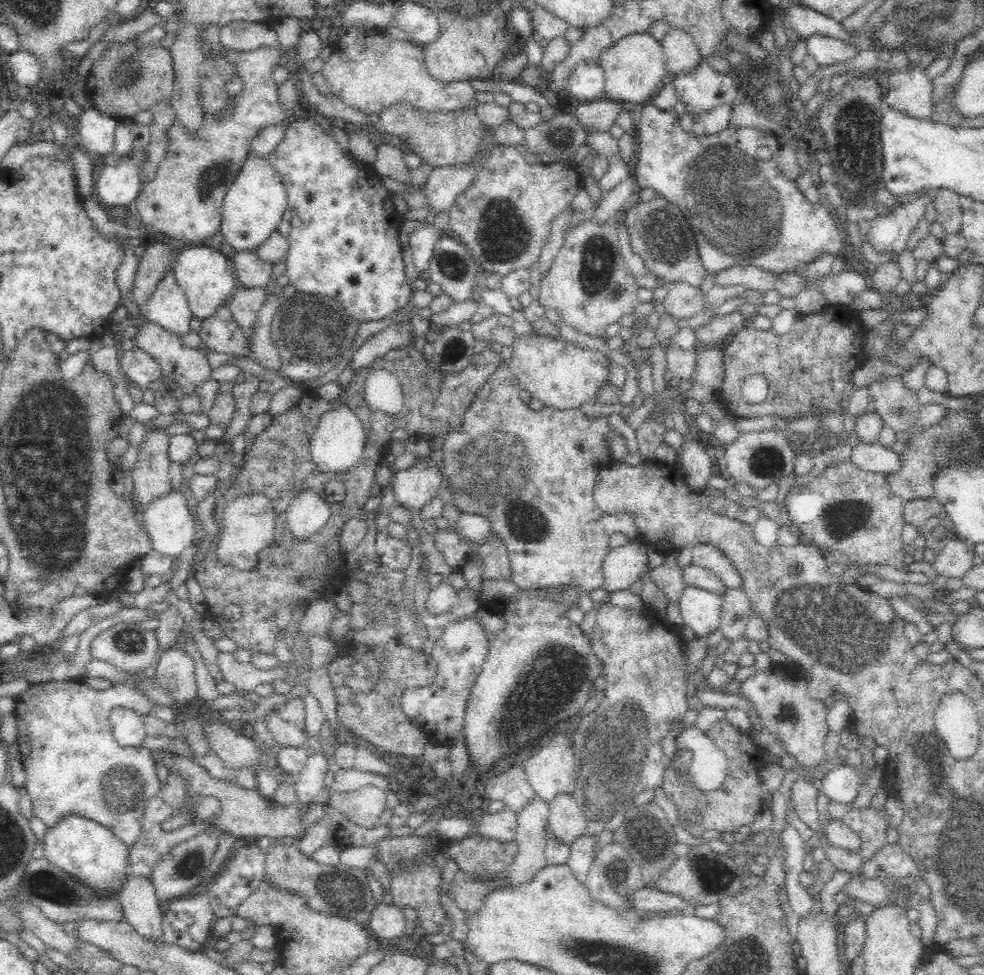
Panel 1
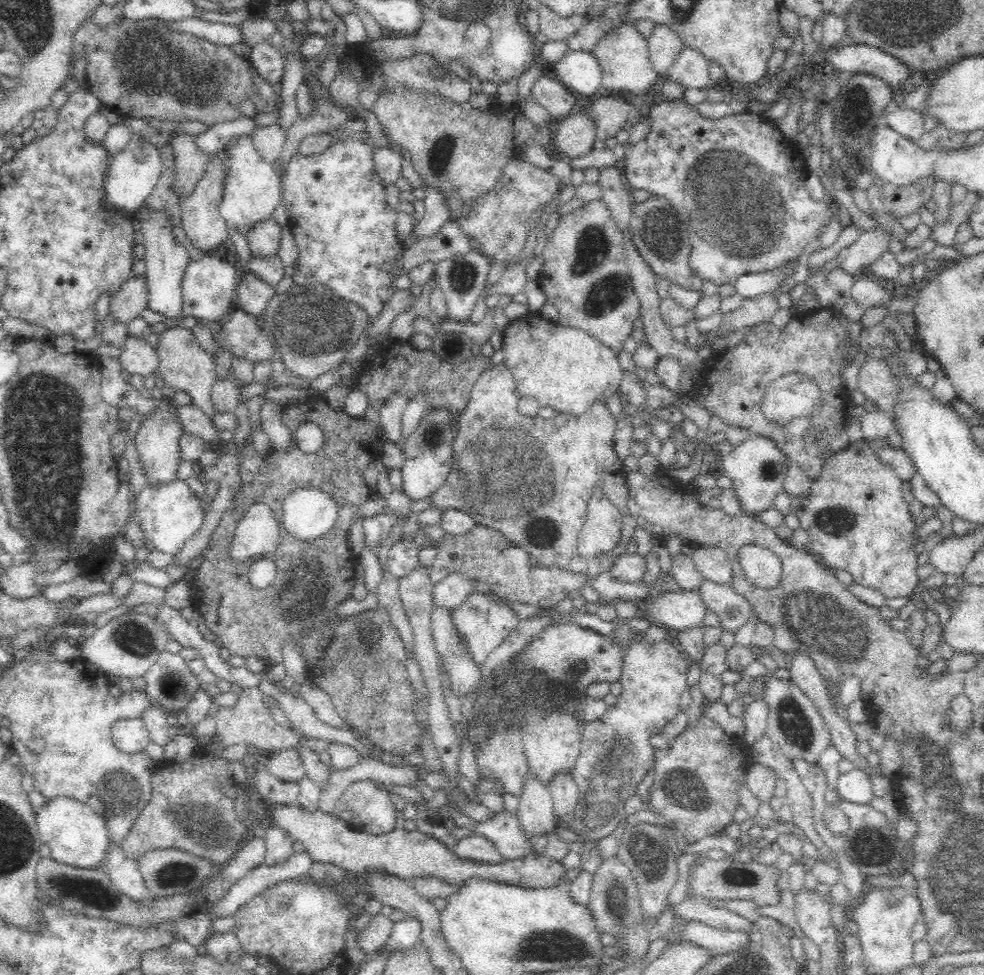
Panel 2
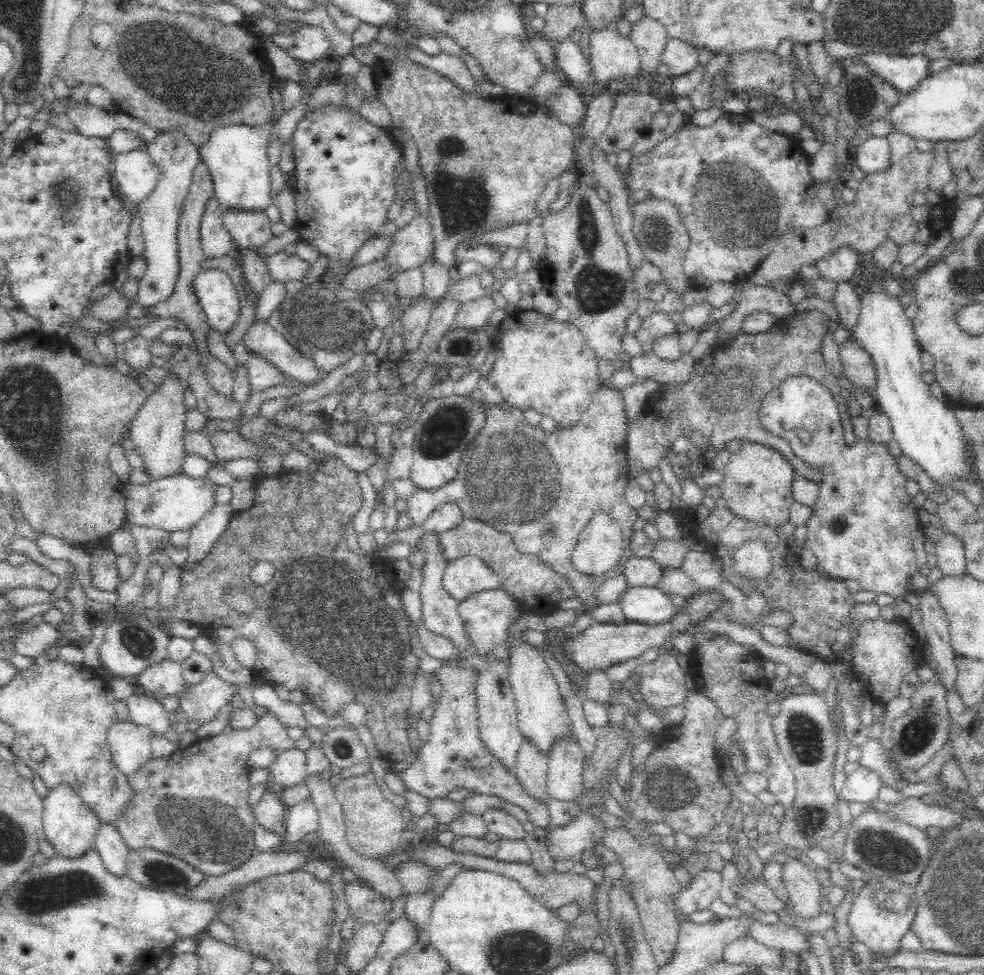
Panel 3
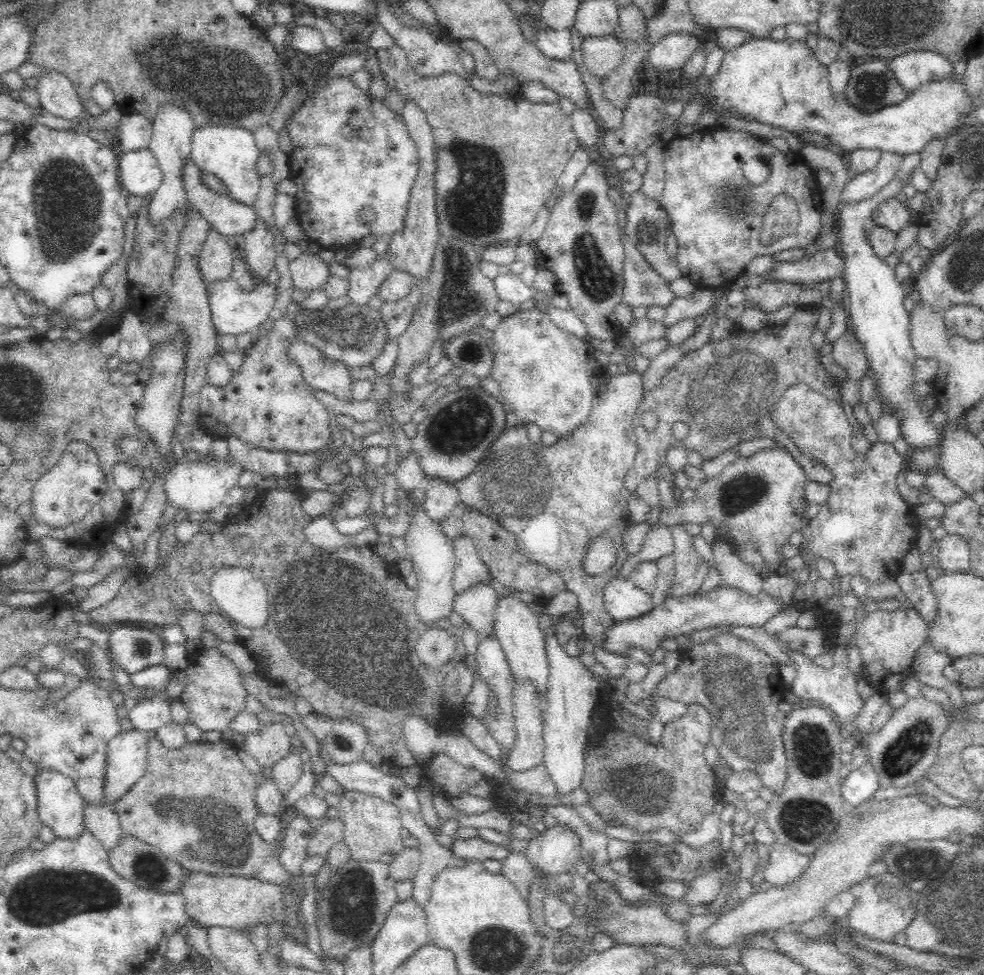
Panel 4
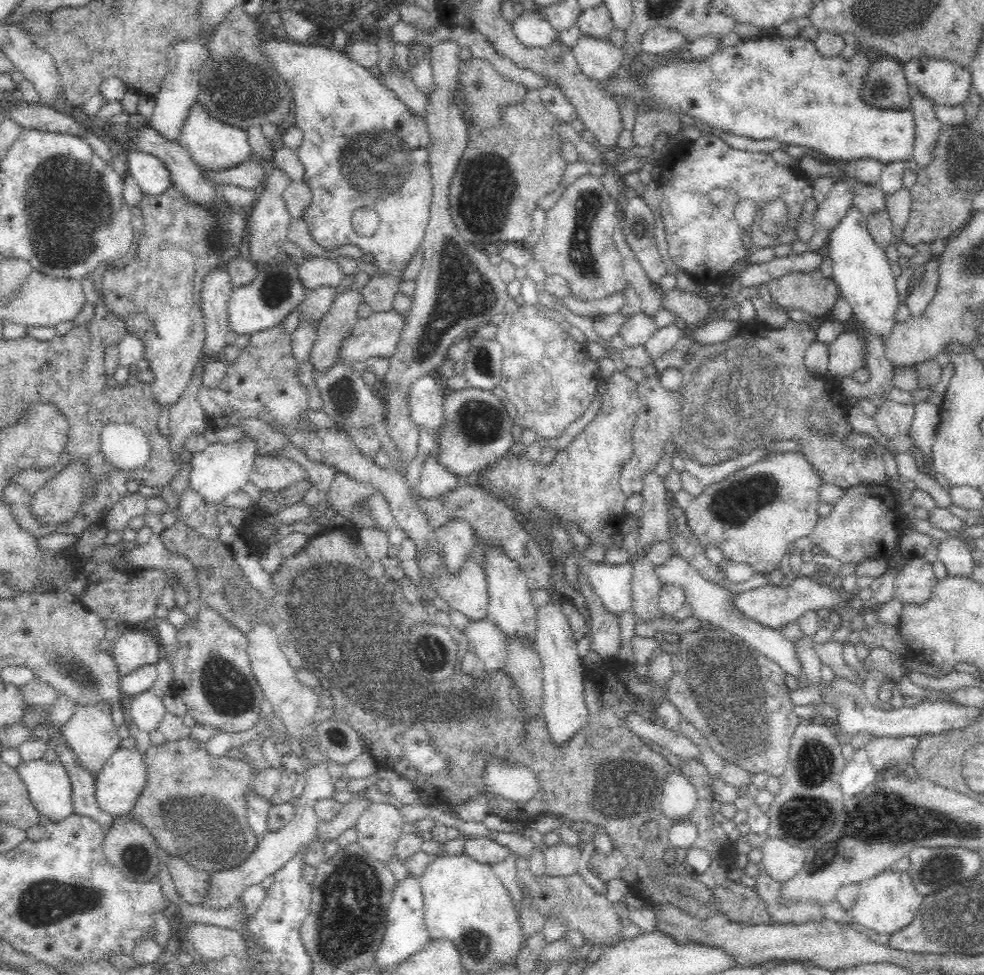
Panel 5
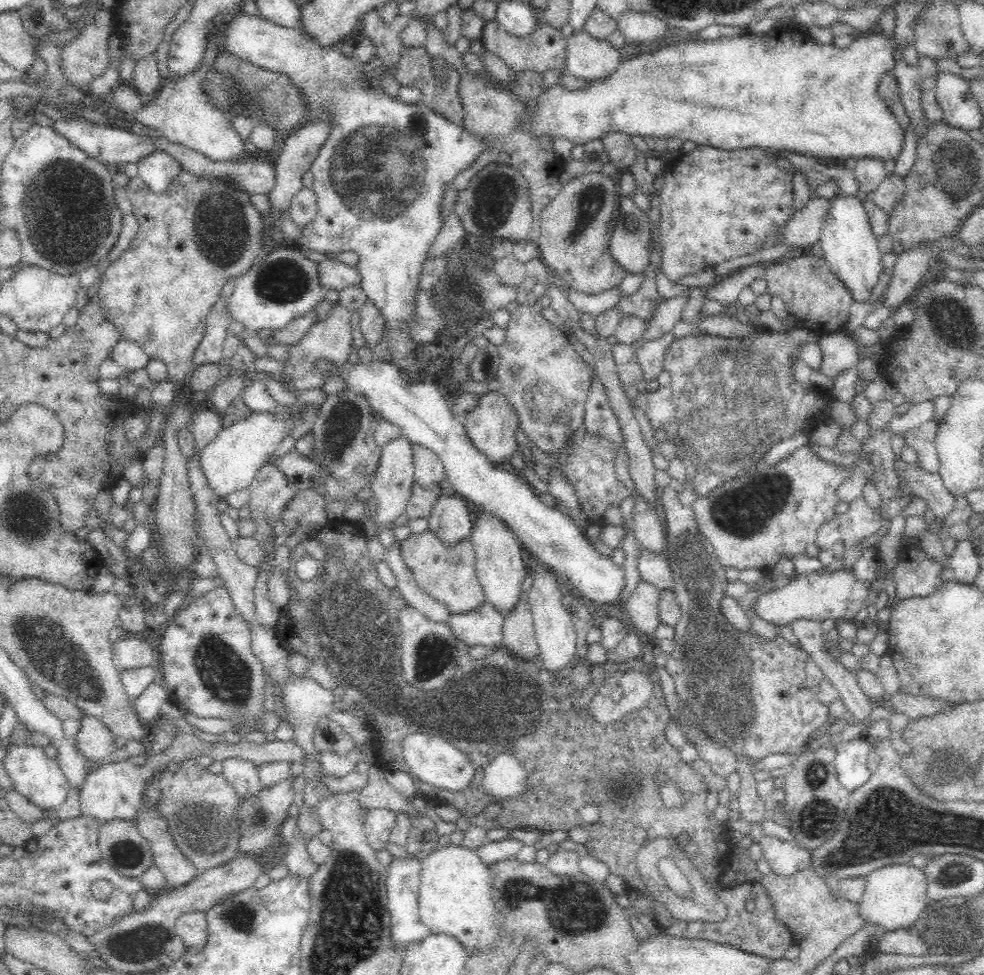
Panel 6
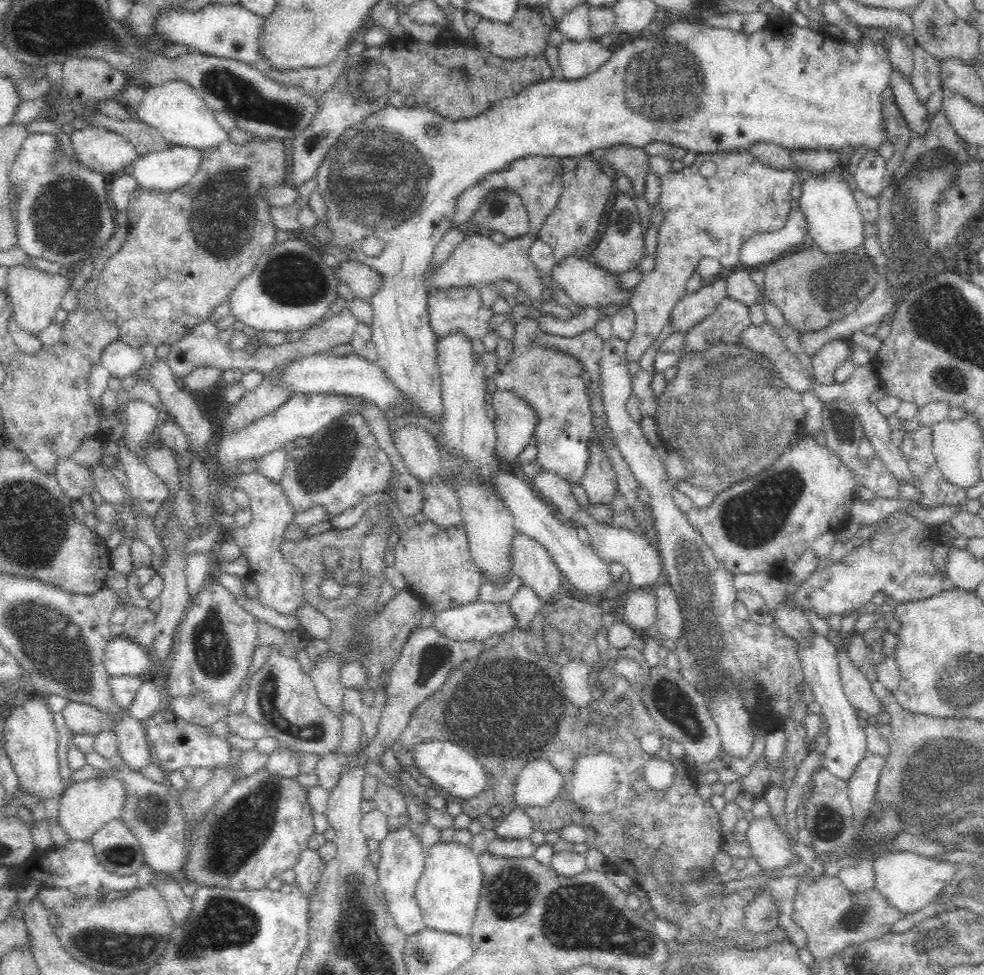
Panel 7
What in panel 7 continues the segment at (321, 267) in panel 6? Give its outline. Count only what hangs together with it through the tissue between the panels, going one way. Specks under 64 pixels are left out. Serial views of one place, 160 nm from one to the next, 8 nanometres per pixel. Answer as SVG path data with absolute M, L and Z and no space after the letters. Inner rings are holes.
M355 259L341 262L338 267L334 268L334 273L338 282L344 282L350 286L354 296L368 301L381 281L381 277L375 270Z

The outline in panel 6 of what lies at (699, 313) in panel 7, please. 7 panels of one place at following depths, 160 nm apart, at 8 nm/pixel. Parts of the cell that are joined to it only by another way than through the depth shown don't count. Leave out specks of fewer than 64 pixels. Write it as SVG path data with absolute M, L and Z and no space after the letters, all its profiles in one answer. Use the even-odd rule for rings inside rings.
M781 259L755 262L748 267L744 267L728 276L724 276L720 283L704 289L704 298L734 304L744 288L748 288L754 280L760 280L760 278L764 279L766 272L768 272L772 266L776 266L780 260Z

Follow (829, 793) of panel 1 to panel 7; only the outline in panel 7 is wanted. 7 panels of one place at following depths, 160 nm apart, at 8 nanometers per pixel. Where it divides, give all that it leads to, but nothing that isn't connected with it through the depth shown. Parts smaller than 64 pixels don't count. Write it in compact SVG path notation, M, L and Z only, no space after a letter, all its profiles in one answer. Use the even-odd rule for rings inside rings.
M822 636L816 638L812 648L798 646L802 671L806 686L812 690L815 702L820 705L821 714L827 723L828 746L824 755L823 765L836 778L847 782L852 778L859 762L866 756L867 738L858 721L860 713L851 705L840 680L839 661L836 658L836 648L824 640Z

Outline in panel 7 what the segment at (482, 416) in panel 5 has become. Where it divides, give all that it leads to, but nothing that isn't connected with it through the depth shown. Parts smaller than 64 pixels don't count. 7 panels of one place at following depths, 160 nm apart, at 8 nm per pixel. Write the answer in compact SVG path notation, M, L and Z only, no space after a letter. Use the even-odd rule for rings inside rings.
M497 390L492 396L496 420L496 458L499 462L516 460L536 430L536 413L508 390Z

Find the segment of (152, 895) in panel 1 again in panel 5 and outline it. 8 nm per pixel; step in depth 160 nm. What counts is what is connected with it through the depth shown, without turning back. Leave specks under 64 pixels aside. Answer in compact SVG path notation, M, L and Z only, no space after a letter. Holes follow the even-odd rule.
M60 742L58 746L58 757L60 764L66 767L70 781L72 781L72 800L74 800L74 812L80 816L91 818L97 822L104 831L107 831L116 820L110 813L106 813L98 799L96 799L96 789L94 776L88 774L77 764L75 756L65 748L65 744Z

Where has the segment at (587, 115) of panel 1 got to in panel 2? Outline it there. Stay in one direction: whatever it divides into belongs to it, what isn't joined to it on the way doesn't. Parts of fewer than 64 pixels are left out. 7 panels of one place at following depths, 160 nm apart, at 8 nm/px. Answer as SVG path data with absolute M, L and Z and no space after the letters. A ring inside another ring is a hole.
M620 95L602 96L588 106L586 111L594 123L597 138L603 142L621 130L628 131L639 122L641 116L638 108Z

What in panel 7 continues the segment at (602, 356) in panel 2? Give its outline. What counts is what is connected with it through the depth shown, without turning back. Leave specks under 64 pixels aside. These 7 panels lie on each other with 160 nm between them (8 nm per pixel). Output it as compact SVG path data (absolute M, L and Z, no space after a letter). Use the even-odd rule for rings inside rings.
M526 316L518 320L513 328L510 342L513 348L512 354L509 356L508 362L498 362L492 380L496 384L496 390L508 390L514 393L520 401L524 401L524 404L536 413L538 424L536 424L532 439L536 443L537 463L540 464L541 468L561 476L570 484L580 484L588 466L588 442L593 437L592 412L590 411L587 386L585 386L583 376L583 367L576 355L572 355L572 353L568 353L556 345L548 346L544 343L538 343L536 338L545 333L540 329L540 321L536 318Z

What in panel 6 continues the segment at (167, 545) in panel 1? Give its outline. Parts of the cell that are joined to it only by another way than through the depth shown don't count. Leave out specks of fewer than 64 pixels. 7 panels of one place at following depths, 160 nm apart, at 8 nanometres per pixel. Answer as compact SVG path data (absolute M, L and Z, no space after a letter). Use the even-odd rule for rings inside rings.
M299 404L290 408L288 417L255 413L247 420L224 427L217 438L200 452L199 465L211 492L224 500L227 494L249 486L258 470L268 463L268 458L276 451L282 438L307 413L308 406Z

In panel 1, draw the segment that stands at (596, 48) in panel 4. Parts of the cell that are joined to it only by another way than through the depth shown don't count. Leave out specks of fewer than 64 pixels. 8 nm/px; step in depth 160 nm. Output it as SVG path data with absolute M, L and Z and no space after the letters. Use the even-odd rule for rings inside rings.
M633 33L618 45L608 48L599 65L604 71L604 97L622 105L634 107L638 103L650 101L658 92L664 81L669 79L666 69L666 55L659 40L648 33Z

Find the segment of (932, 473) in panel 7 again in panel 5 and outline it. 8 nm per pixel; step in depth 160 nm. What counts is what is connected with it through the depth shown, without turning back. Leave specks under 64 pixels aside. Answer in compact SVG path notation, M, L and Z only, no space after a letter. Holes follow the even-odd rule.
M928 400L914 403L914 420L911 424L909 437L916 449L932 463L932 446L940 424L940 408Z

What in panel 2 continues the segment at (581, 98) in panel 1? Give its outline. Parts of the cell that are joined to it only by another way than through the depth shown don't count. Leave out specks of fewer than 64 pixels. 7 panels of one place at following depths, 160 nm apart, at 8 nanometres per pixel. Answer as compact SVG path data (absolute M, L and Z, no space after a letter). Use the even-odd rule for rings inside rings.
M570 50L552 65L556 80L569 91L592 96L601 86L602 69L591 51Z

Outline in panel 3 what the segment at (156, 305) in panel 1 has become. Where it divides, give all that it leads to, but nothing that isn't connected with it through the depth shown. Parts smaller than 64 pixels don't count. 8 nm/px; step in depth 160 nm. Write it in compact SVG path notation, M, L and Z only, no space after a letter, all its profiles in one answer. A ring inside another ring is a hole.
M179 130L164 131L164 134L160 134L154 142L145 146L160 172L160 179L152 194L149 194L148 198L135 208L136 215L140 217L141 222L147 269L140 278L137 297L134 300L148 308L166 302L176 288L178 274L180 274L178 220L184 197L192 180L192 172L200 157L199 147Z

